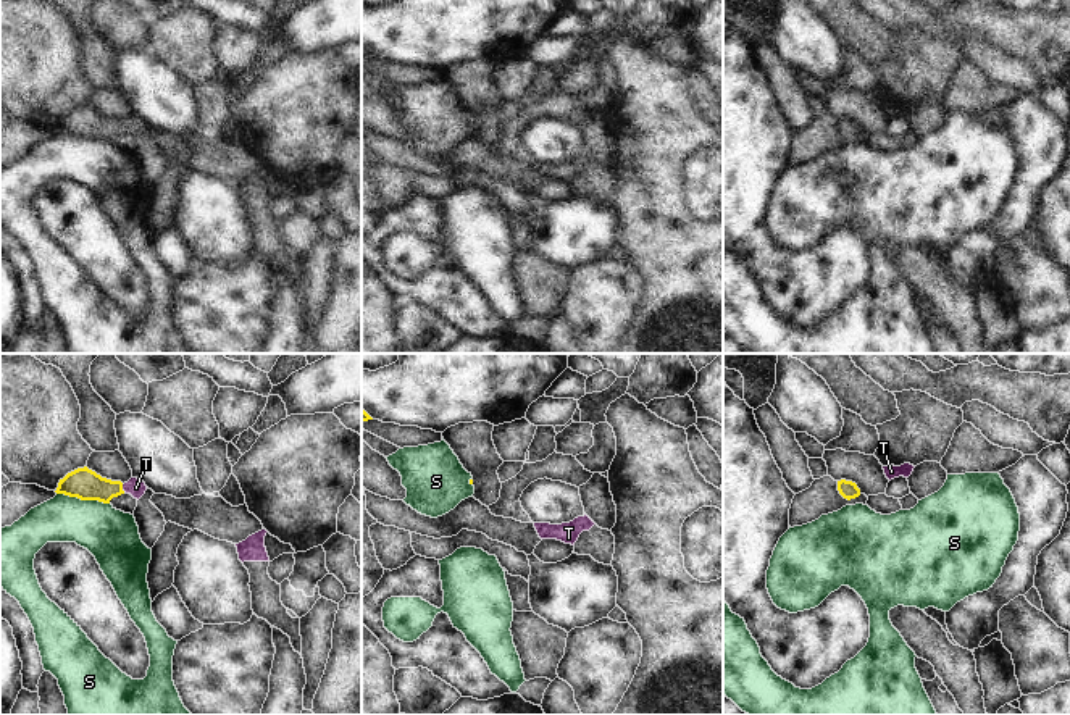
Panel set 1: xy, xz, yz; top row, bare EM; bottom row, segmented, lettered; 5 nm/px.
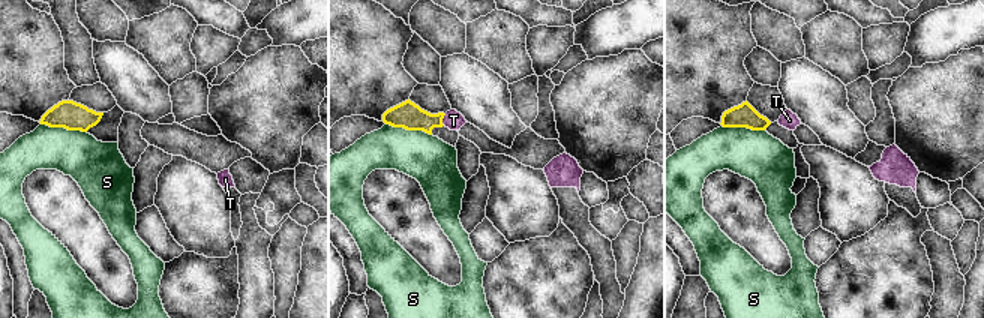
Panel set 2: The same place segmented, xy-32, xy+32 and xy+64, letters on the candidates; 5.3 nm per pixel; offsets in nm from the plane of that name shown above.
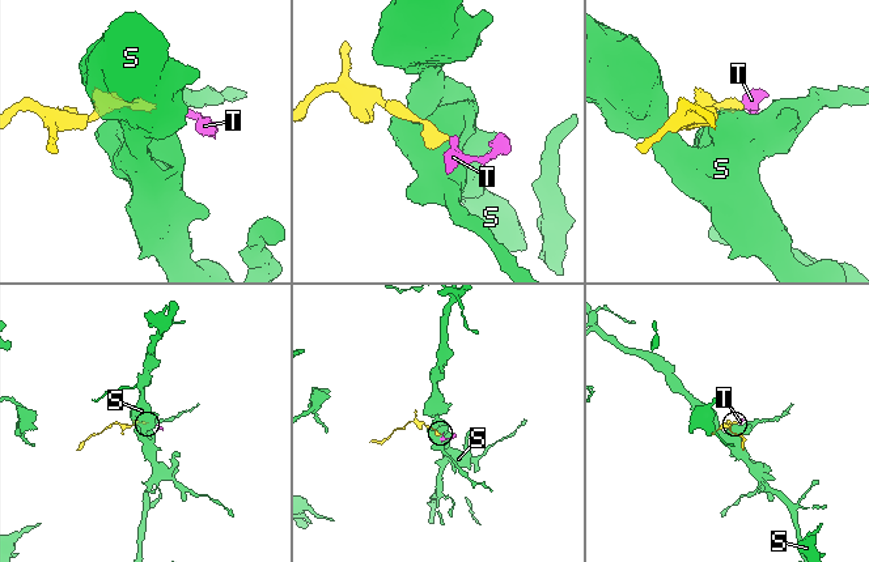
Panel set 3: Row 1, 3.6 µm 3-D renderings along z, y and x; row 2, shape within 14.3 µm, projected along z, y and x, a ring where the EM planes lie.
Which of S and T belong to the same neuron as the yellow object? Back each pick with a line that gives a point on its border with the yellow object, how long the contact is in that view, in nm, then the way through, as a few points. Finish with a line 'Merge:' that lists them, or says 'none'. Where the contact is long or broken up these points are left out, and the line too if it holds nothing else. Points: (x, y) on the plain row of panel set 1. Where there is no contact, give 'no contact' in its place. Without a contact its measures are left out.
T: xy (121, 126) | 40 nm | across xy (83, 121), (94, 126), (121, 126), (136, 126)
Merge: T

